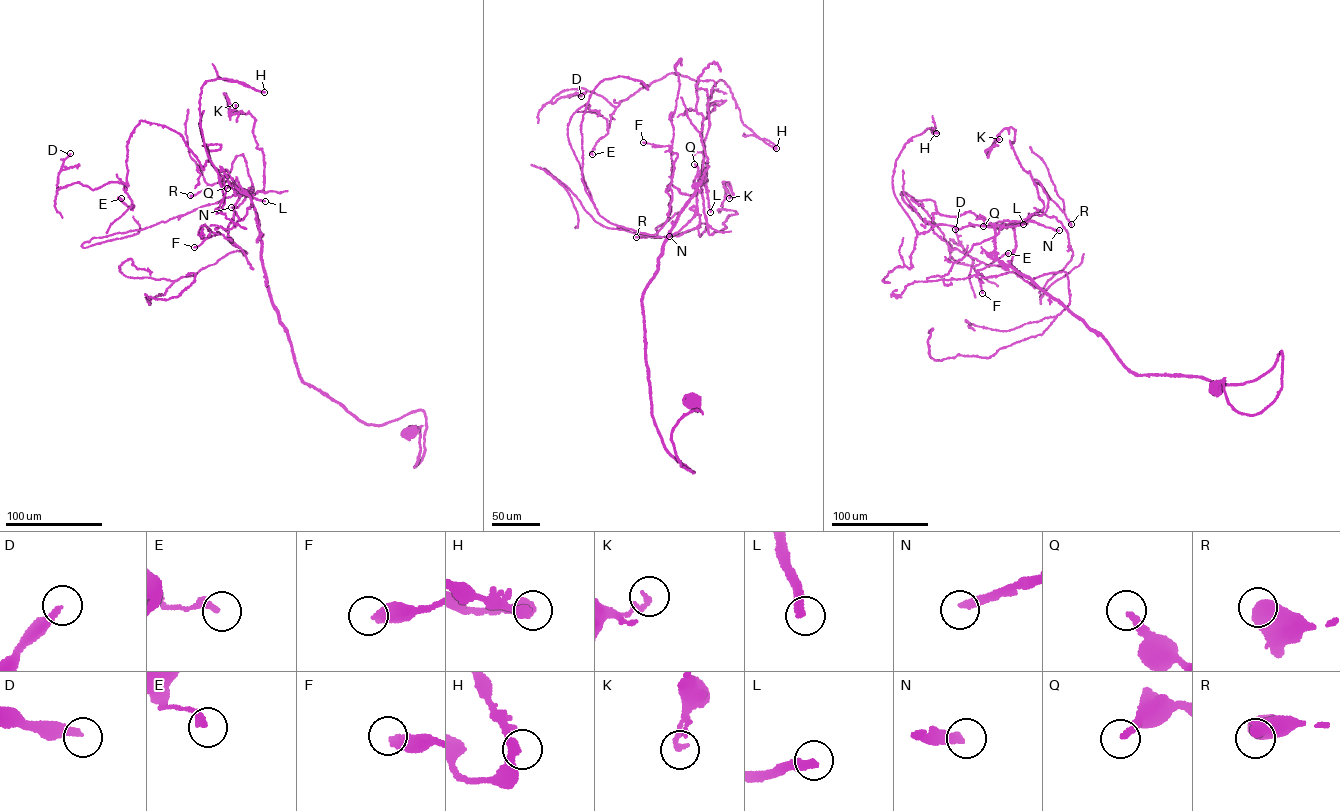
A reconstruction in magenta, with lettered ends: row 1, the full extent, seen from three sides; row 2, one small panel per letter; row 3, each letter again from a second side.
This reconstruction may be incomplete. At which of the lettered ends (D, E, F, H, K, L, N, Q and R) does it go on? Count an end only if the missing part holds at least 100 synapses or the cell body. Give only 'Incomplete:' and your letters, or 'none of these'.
Incomplete: L, N

